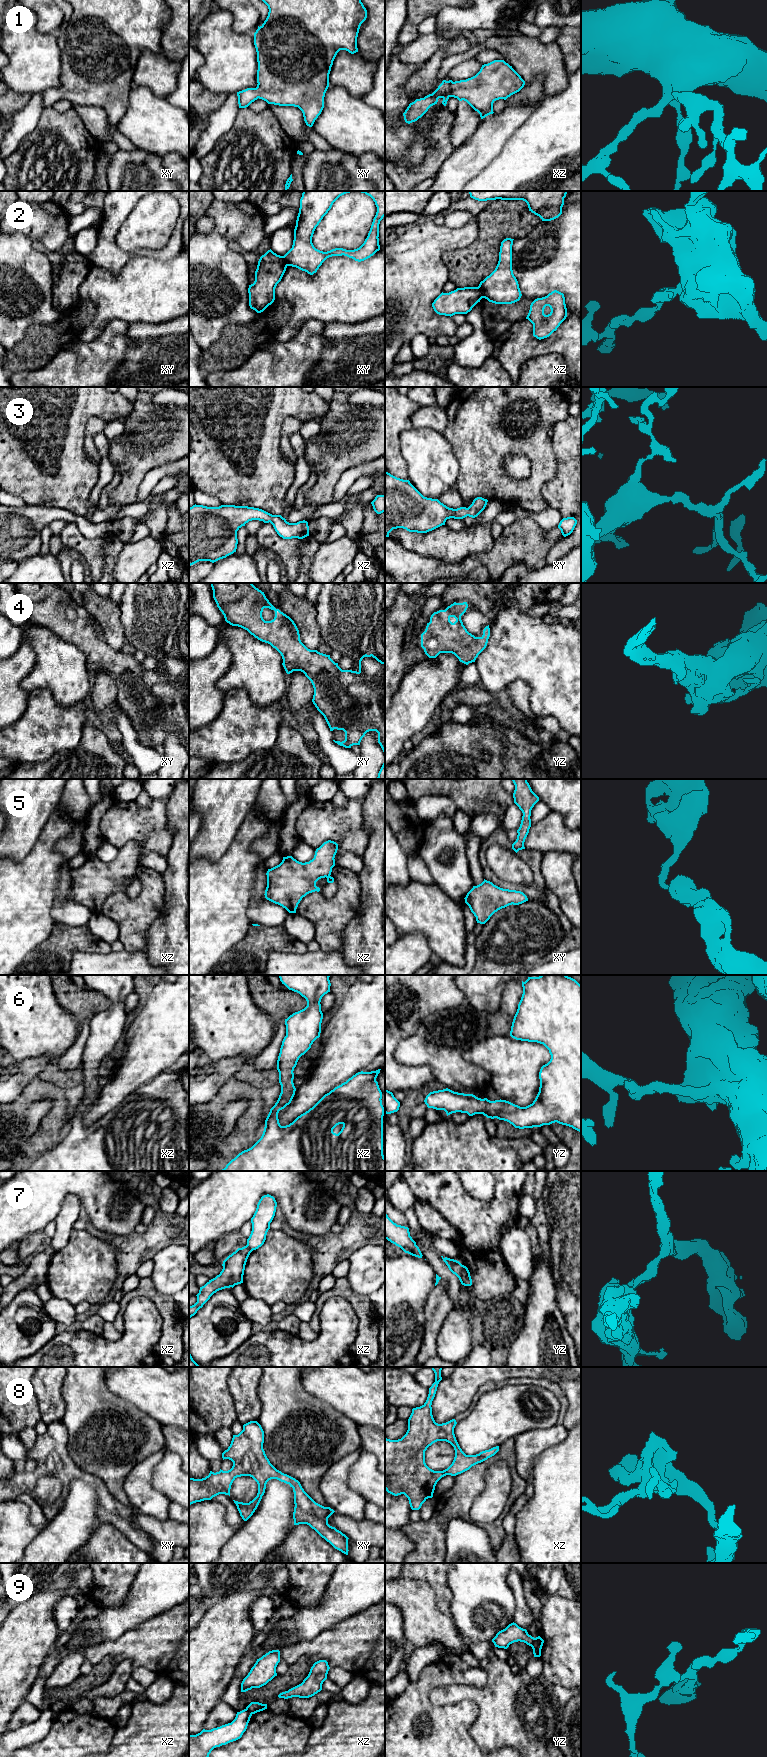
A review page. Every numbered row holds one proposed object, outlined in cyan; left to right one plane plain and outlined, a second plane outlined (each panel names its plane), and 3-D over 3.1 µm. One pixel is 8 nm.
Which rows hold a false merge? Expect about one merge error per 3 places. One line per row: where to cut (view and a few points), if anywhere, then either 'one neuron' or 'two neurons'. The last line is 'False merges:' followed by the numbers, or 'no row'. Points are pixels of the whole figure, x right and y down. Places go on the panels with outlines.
1: no cut | one neuron
2: xz (478, 286), (483, 297) | two neurons
3: no cut | one neuron
4: no cut | one neuron
5: no cut | one neuron
6: no cut | one neuron
7: yz (464, 1266), (459, 1279) | two neurons
8: no cut | one neuron
9: yz (534, 1638), (534, 1643), (531, 1646) | two neurons
False merges: 2, 7, 9

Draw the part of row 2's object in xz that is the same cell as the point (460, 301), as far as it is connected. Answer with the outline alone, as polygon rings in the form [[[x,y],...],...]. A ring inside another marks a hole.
[[[480,287],[457,288],[449,293],[441,293],[432,303],[439,315],[453,316],[467,314],[483,298]]]

